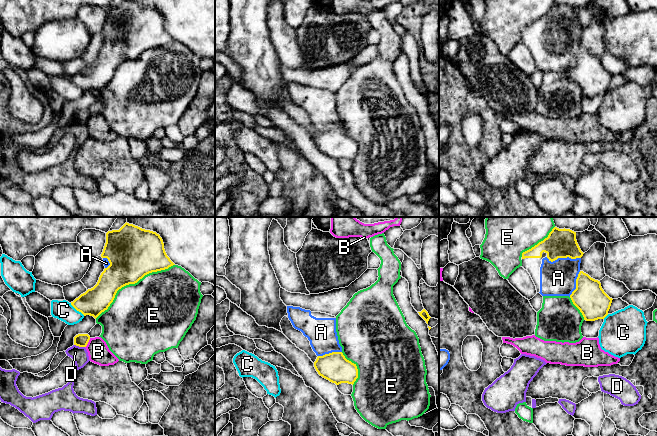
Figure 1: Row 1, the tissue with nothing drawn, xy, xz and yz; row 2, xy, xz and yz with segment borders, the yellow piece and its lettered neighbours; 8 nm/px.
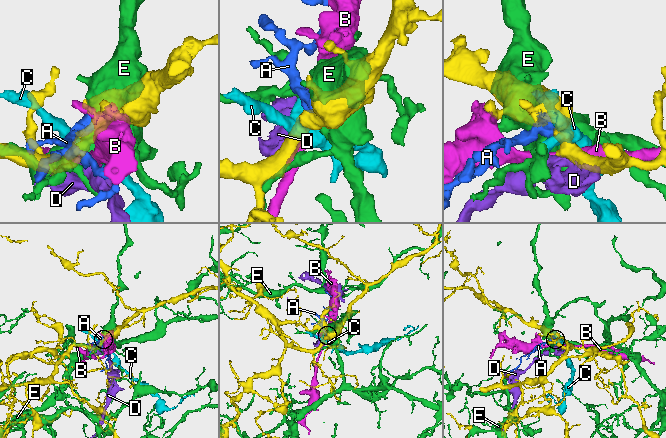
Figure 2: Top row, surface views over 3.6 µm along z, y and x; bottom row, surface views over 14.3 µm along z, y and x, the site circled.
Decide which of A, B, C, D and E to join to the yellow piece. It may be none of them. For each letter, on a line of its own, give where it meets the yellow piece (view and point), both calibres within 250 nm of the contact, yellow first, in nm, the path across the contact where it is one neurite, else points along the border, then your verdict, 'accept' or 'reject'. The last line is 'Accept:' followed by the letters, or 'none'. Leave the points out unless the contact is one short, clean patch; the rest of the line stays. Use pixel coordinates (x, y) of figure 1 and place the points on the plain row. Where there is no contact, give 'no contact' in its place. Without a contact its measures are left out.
A: meets yellow in yz at (563, 33); 240 nm thick on the yellow side, 280 nm on the other; accept
B: meets yellow in xy at (87, 119); 110 nm thick on the yellow side, 170 nm on the other; reject
C: meets yellow in xy at (77, 86); 220 nm thick on the yellow side, 160 nm on the other; reject
D: meets yellow in xy at (79, 122); 110 nm thick on the yellow side, 130 nm on the other; reject
E: meets yellow in xy at (131, 59); 420 nm thick on the yellow side, 480 nm on the other; reject
Accept: A

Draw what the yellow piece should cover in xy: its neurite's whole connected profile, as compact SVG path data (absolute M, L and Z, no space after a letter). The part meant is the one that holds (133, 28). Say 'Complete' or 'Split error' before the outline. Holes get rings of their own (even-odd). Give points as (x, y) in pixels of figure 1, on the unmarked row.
Split error. M124 0L119 6L106 9L106 19L101 33L105 45L97 60L71 78L71 81L84 92L90 91L95 95L108 85L119 65L137 59L149 49L165 46L175 41L167 32L159 10L133 0Z

